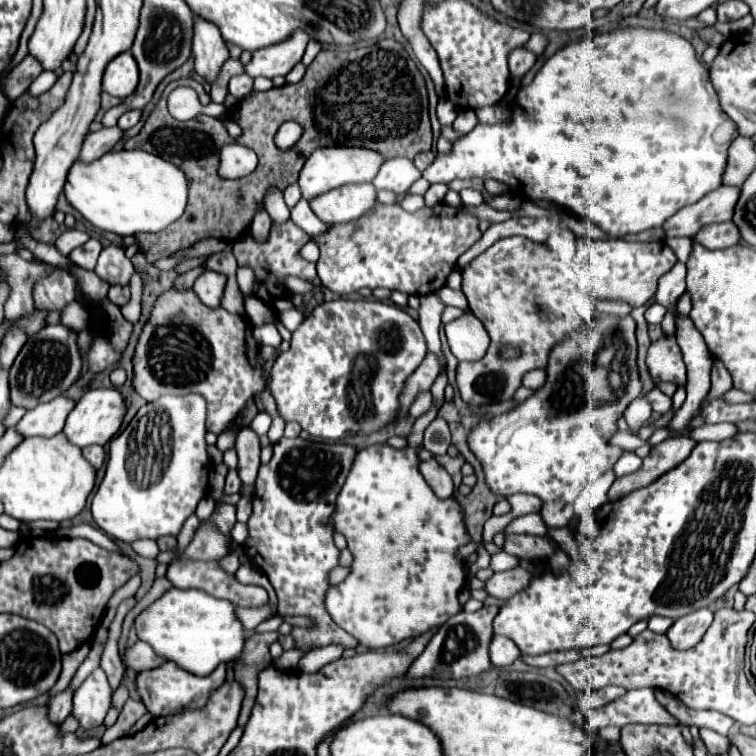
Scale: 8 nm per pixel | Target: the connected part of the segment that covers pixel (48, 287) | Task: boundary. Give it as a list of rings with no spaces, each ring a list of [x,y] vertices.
[[[54,270],[34,286],[34,302],[40,310],[62,310],[80,294],[78,282],[66,270]]]

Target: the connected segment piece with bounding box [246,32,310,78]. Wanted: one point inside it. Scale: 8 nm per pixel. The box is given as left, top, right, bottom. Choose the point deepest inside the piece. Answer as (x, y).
(278, 60)

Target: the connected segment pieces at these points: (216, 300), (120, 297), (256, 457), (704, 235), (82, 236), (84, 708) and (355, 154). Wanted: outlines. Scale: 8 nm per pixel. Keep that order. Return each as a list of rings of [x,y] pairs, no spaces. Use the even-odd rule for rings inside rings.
[[[206,270],[196,278],[192,290],[196,292],[196,296],[200,296],[200,300],[208,308],[220,308],[224,288],[226,288],[226,276],[212,272],[212,270]]]
[[[110,286],[108,300],[114,302],[116,306],[124,306],[130,300],[130,288],[128,286]],[[124,296],[126,296],[126,300],[124,300]]]
[[[244,426],[238,430],[236,452],[238,452],[240,480],[252,486],[256,482],[258,468],[260,468],[260,440],[258,440],[258,434],[250,426]]]
[[[722,222],[722,224],[710,224],[702,228],[696,234],[696,240],[710,250],[718,250],[718,248],[730,248],[738,244],[740,236],[734,222]]]
[[[68,228],[68,230],[64,230],[60,236],[58,236],[58,240],[56,240],[56,248],[58,248],[58,252],[60,254],[70,254],[74,248],[78,248],[80,244],[84,244],[86,240],[88,240],[90,236],[88,236],[88,232],[84,232],[84,230],[76,230],[76,228]]]
[[[96,668],[76,690],[72,714],[78,718],[80,726],[90,730],[98,728],[112,706],[112,688],[106,680],[102,668]]]
[[[342,146],[316,148],[300,172],[298,184],[302,188],[302,198],[310,200],[322,192],[328,192],[328,190],[344,186],[344,184],[372,182],[382,164],[384,164],[384,156],[378,152],[370,152],[366,148],[350,148],[350,146],[346,146],[346,148],[342,148]]]

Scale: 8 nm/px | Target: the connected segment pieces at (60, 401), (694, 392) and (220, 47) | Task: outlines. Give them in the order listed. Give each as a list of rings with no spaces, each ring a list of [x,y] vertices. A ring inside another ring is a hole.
[[[58,396],[46,404],[40,404],[24,414],[24,418],[18,422],[18,432],[28,436],[54,436],[62,432],[64,422],[70,414],[70,410],[76,406],[72,398]]]
[[[676,316],[676,332],[678,332],[678,344],[684,354],[684,362],[688,366],[688,382],[686,382],[686,392],[688,398],[684,406],[676,412],[670,428],[684,428],[690,424],[694,412],[698,410],[702,398],[710,390],[710,368],[712,368],[712,358],[708,352],[708,346],[702,338],[702,334],[696,330],[690,318],[680,318]]]
[[[194,16],[192,54],[196,60],[196,72],[204,78],[206,84],[212,84],[218,78],[222,64],[230,58],[220,30],[198,16]]]

